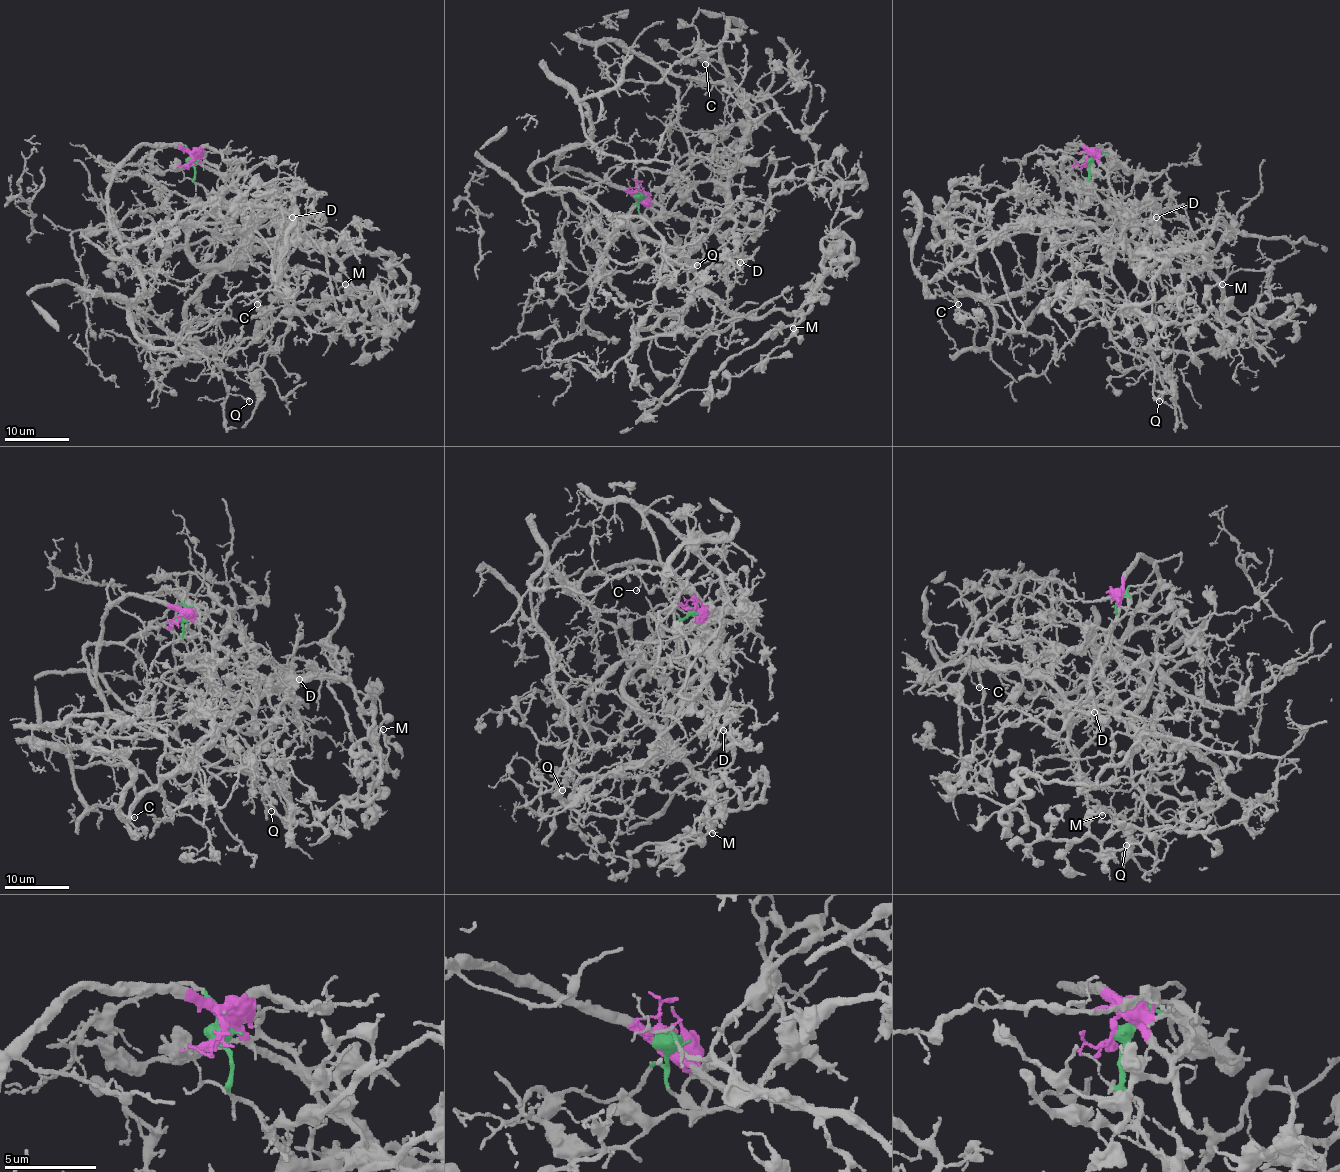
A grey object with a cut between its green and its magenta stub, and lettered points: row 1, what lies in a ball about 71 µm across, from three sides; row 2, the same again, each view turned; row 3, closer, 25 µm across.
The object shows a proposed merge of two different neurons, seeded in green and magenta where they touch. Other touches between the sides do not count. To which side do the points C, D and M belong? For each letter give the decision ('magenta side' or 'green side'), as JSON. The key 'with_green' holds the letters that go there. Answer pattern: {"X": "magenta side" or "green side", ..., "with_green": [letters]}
{"C": "magenta side", "D": "magenta side", "M": "green side", "with_green": ["M"]}

